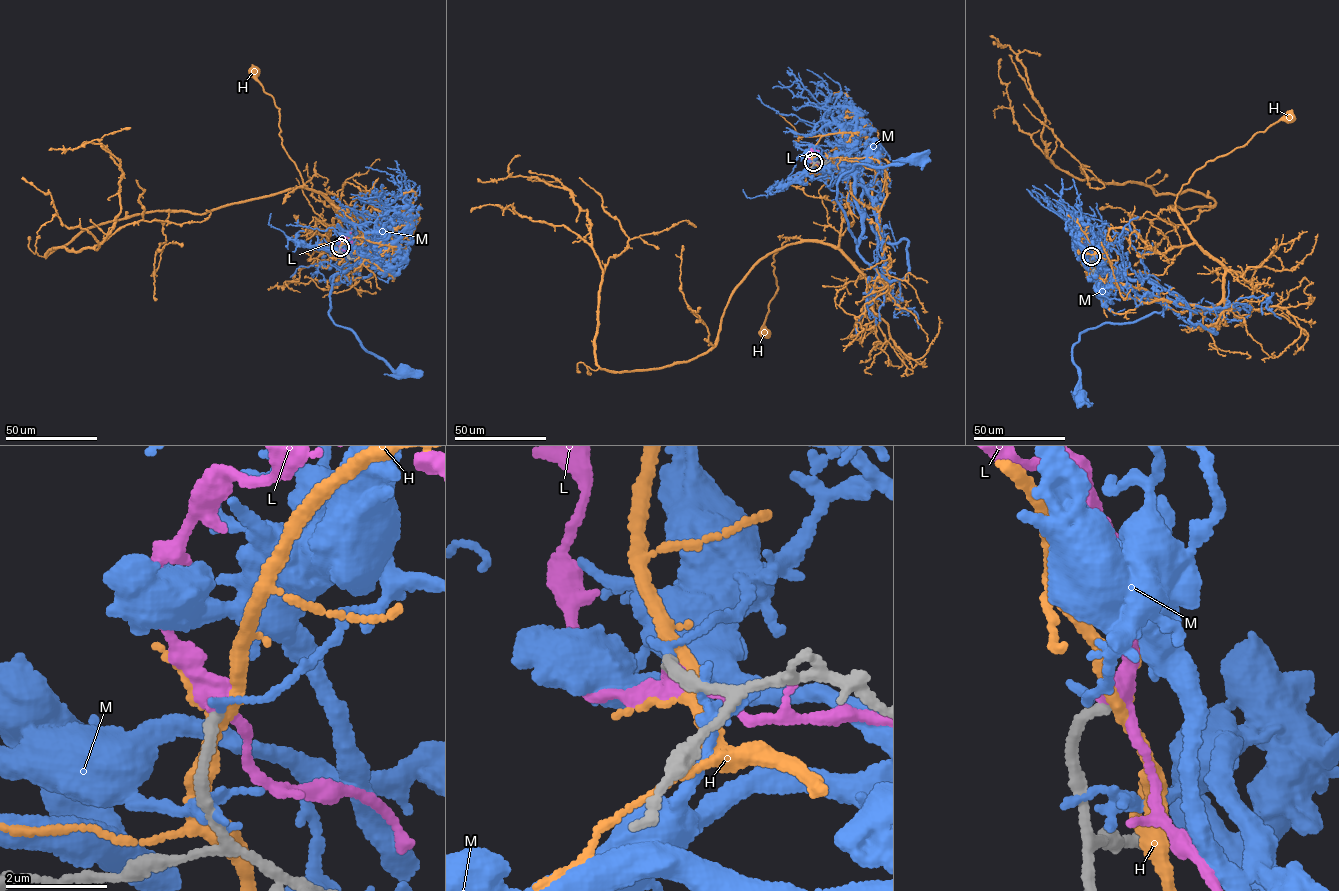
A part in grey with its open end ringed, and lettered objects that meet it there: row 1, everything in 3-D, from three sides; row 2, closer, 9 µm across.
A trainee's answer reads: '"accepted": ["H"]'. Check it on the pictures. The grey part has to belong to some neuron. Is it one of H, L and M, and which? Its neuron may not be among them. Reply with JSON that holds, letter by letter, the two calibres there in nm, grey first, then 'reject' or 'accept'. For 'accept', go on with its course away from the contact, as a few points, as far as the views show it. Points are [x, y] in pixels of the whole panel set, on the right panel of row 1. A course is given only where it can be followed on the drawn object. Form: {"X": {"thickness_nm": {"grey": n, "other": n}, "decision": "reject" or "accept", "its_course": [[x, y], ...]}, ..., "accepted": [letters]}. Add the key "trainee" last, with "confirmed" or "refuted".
{"H": {"thickness_nm": {"grey": 200, "other": 220}, "decision": "reject"}, "L": {"thickness_nm": {"grey": 200, "other": 320}, "decision": "reject"}, "M": {"thickness_nm": {"grey": 240, "other": 140}, "decision": "reject"}, "accepted": [], "trainee": "refuted"}

